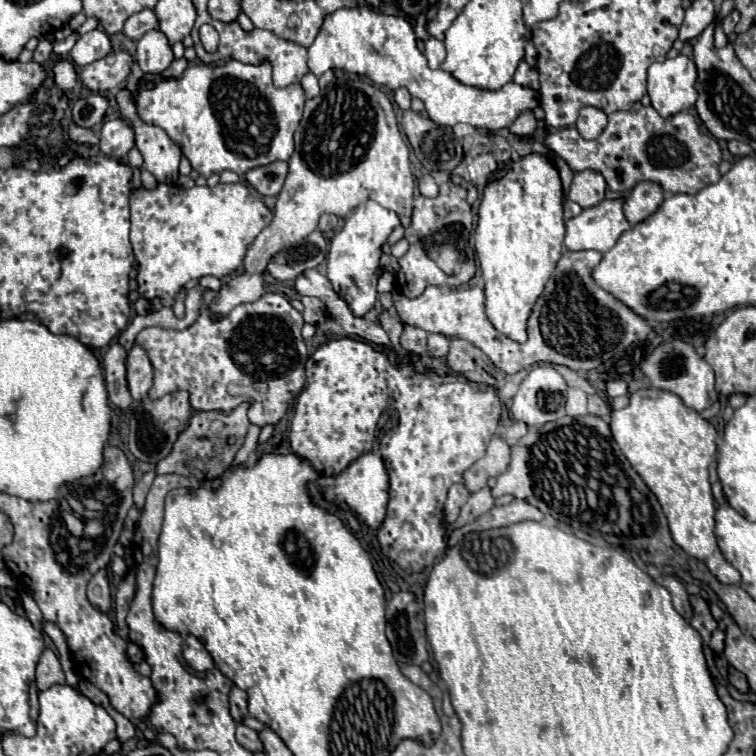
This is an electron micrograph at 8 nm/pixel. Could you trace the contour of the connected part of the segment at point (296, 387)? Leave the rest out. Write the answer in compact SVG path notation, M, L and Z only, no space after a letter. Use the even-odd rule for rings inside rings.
M216 290L202 294L200 316L190 328L144 328L136 336L136 342L148 352L154 368L154 384L148 398L156 400L170 392L186 390L194 410L220 408L224 412L250 402L248 418L252 424L278 424L290 400L306 384L304 366L308 350L302 340L304 318L282 294L274 292L264 294L256 302L240 304L226 316L214 318L208 308L216 294Z

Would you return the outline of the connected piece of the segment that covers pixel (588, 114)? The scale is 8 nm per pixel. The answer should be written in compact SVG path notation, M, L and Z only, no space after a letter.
M584 106L580 110L578 120L576 120L576 128L578 128L580 136L586 138L586 140L598 138L602 134L602 130L606 128L606 124L608 124L606 114L600 108L594 108L594 106Z

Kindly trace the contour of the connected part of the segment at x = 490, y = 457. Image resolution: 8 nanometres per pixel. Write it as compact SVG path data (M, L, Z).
M494 436L492 442L488 444L486 456L474 462L466 472L464 472L464 484L470 492L476 492L488 484L492 476L500 476L506 472L510 464L510 446L504 438Z

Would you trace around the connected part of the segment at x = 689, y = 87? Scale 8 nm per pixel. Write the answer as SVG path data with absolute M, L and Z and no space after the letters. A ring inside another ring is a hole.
M684 54L654 62L648 68L648 96L662 118L670 118L696 104L696 64Z

